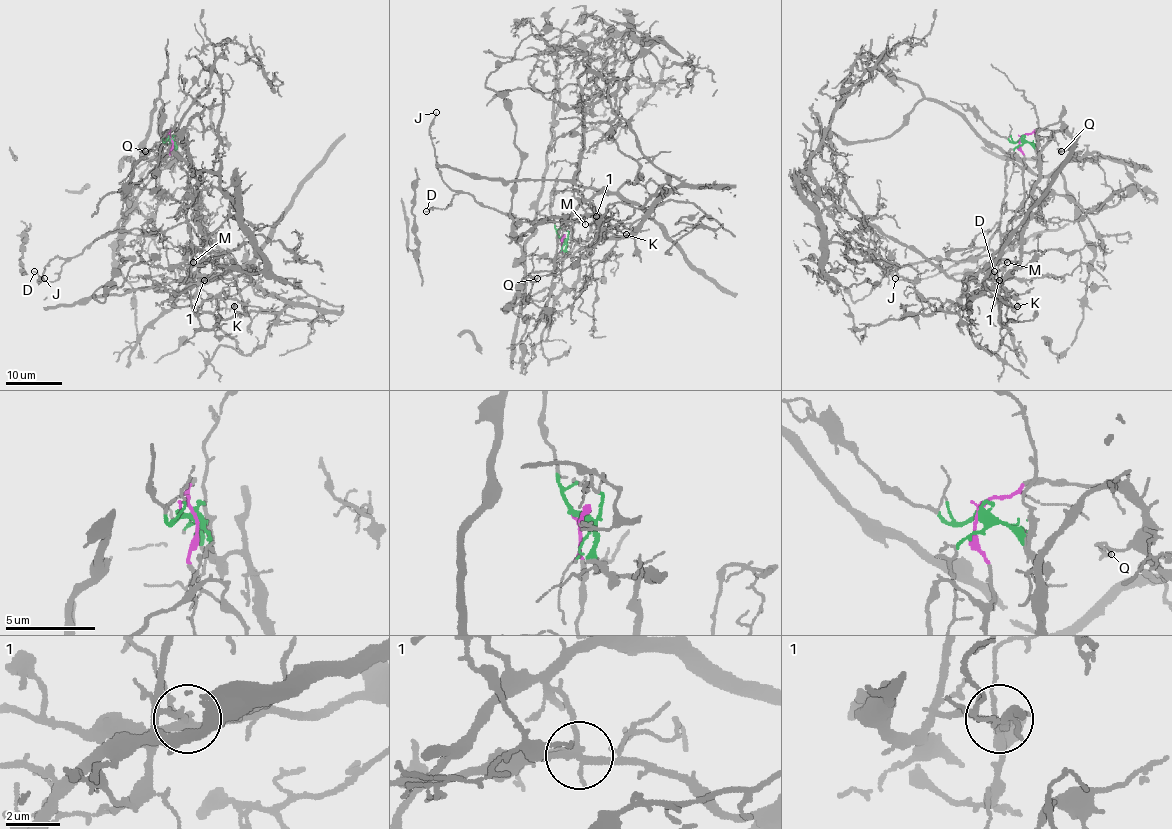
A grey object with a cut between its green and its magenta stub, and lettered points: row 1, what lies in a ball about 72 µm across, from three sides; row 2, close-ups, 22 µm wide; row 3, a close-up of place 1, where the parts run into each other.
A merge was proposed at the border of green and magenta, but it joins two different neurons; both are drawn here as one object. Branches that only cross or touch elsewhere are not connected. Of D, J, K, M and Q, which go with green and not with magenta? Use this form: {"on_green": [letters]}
{"on_green": ["K", "M", "Q"]}

